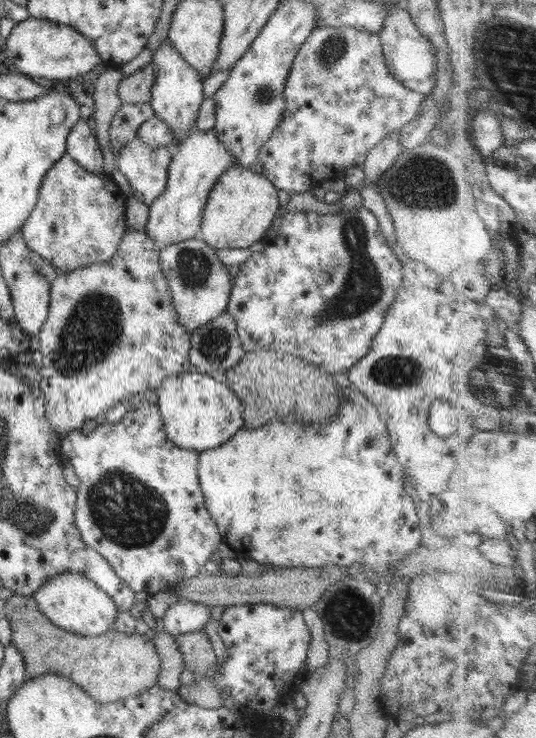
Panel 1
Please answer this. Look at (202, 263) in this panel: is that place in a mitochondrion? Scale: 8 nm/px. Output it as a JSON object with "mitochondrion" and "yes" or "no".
{"mitochondrion":"yes"}

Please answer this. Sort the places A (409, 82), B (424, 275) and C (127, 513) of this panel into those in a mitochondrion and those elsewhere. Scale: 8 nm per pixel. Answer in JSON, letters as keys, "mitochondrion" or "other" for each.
{"A":"other","B":"other","C":"mitochondrion"}

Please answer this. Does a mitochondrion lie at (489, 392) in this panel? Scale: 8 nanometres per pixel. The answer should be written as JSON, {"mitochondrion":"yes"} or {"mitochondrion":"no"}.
{"mitochondrion":"yes"}

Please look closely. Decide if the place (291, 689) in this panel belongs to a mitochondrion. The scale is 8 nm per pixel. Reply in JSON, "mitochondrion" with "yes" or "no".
{"mitochondrion":"no"}

